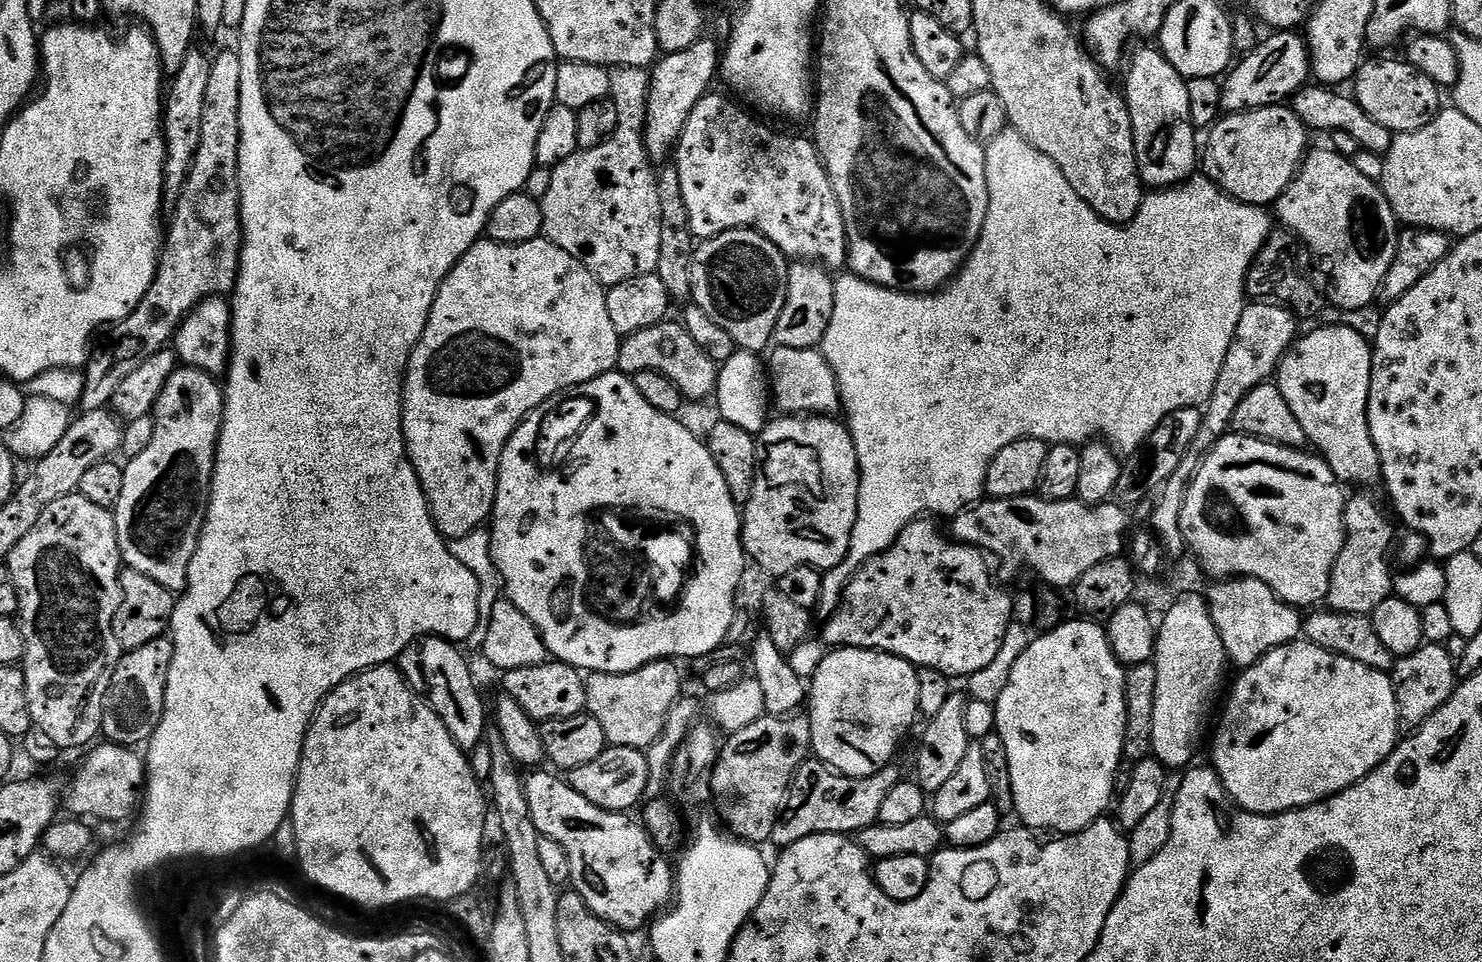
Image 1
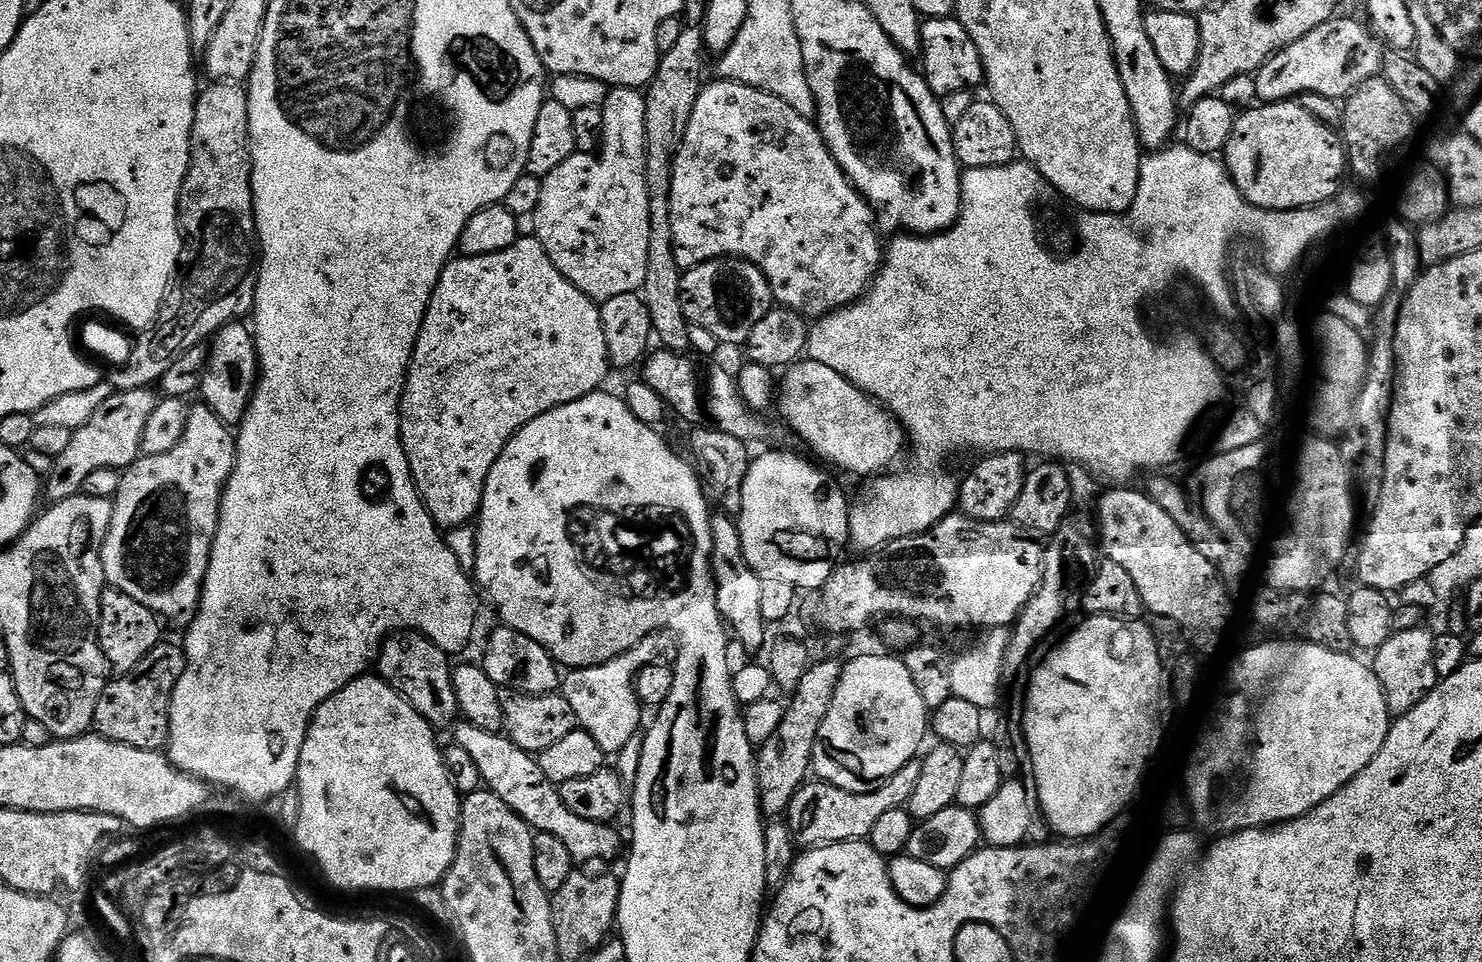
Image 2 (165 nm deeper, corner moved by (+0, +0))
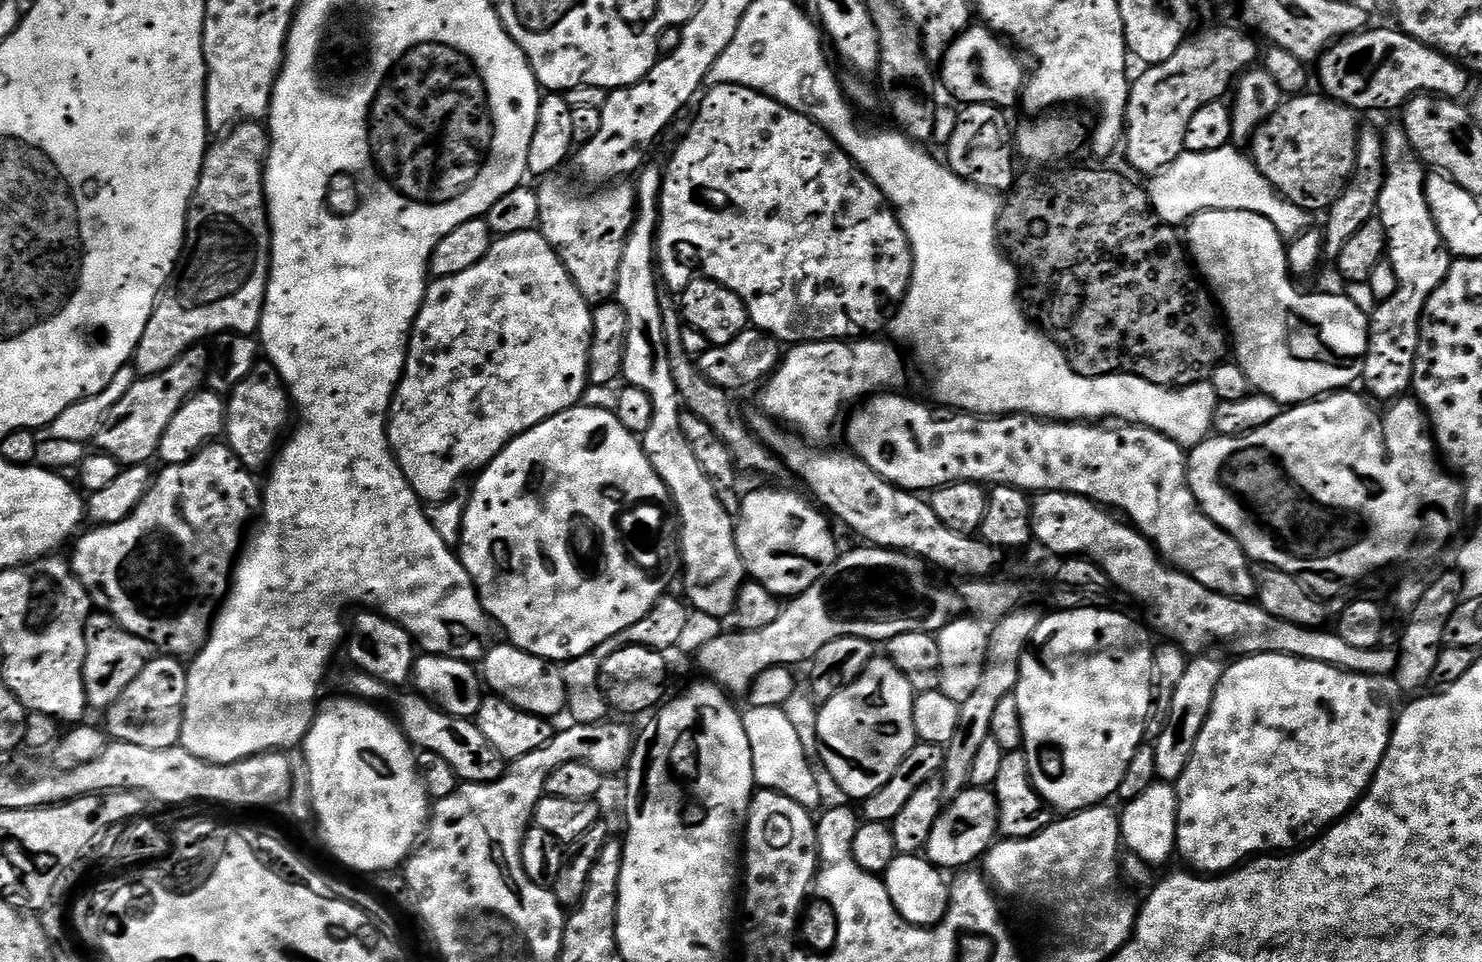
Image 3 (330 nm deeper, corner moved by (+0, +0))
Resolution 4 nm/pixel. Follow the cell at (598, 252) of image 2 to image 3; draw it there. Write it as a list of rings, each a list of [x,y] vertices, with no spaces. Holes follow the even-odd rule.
[[[550,178],[537,187],[539,194],[538,230],[560,255],[579,292],[597,304],[611,299],[617,286],[618,266],[622,250],[632,228],[636,212],[636,190],[628,182],[618,182],[591,200],[568,192]]]

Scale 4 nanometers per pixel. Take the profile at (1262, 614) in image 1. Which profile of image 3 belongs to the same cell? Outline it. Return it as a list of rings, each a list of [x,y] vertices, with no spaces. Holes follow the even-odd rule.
[[[873,394],[855,409],[857,412],[848,420],[847,447],[897,488],[928,494],[947,484],[970,482],[985,486],[1005,484],[1023,488],[1029,494],[1069,492],[1123,514],[1156,545],[1165,561],[1174,562],[1175,567],[1202,582],[1202,586],[1223,596],[1233,596],[1235,600],[1251,601],[1255,597],[1256,578],[1248,555],[1229,532],[1223,532],[1200,509],[1188,485],[1185,449],[1161,432],[1145,428],[1143,424],[1101,426],[1096,422],[1041,420],[1039,416],[1019,414],[985,417],[952,414],[949,420],[943,420],[926,405],[896,395],[900,394]]]

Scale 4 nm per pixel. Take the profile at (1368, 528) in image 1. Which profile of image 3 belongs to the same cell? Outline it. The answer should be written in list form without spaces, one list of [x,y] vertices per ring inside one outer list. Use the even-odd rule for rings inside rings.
[[[1399,123],[1390,125],[1388,129],[1385,127],[1382,135],[1384,181],[1378,194],[1376,216],[1386,230],[1386,260],[1392,265],[1394,278],[1398,278],[1398,286],[1394,294],[1390,294],[1390,298],[1379,301],[1376,309],[1370,313],[1362,385],[1365,388],[1363,391],[1373,401],[1395,402],[1411,389],[1420,341],[1420,319],[1426,302],[1432,297],[1434,290],[1442,286],[1454,260],[1442,242],[1442,234],[1438,234],[1438,228],[1434,226],[1430,206],[1426,202],[1424,161],[1414,150],[1406,130]]]

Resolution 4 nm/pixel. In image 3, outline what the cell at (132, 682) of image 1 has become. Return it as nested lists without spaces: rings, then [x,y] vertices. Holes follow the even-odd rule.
[[[157,655],[122,690],[122,694],[106,709],[103,727],[113,741],[130,746],[146,746],[146,750],[166,750],[180,744],[184,703],[188,689],[188,668],[177,657]]]

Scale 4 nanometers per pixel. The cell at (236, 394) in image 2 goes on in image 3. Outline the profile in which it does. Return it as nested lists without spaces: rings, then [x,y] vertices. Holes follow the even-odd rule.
[[[267,362],[256,363],[254,370],[250,370],[250,374],[246,374],[246,378],[242,378],[242,382],[238,382],[238,386],[234,386],[234,390],[227,393],[226,407],[228,413],[224,419],[223,435],[226,437],[228,447],[250,470],[264,467],[264,469],[267,469],[273,463],[274,457],[281,447],[282,437],[289,427],[288,408],[290,412],[290,397],[288,389],[285,388],[282,378],[278,374],[278,370]]]

